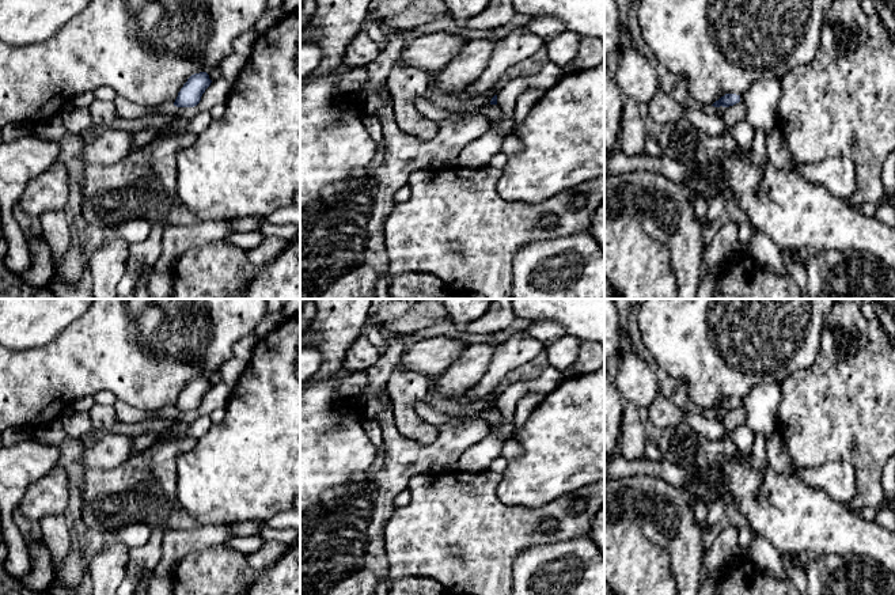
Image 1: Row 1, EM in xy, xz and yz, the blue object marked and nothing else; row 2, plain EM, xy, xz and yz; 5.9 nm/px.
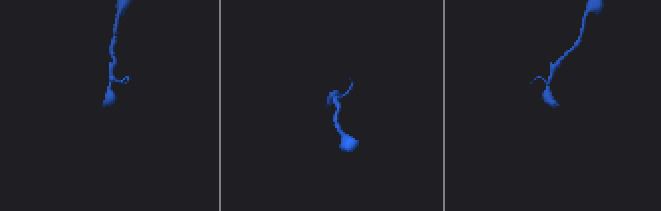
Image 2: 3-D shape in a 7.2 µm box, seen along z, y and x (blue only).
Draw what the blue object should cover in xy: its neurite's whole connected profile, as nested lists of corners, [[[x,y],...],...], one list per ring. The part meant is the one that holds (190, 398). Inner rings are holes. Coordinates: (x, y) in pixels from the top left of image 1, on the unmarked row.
[[[206,376],[191,379],[183,389],[174,406],[177,412],[194,412],[200,408],[202,398],[211,390],[212,384]]]

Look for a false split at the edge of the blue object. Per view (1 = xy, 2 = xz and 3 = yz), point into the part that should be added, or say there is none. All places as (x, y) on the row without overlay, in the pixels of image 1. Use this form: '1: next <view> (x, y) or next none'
1: next none
2: next none
3: next none

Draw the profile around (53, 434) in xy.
[[[60,420],[52,421],[50,424],[41,425],[33,431],[33,437],[43,444],[58,444],[65,439],[67,433]]]

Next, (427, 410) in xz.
[[[418,401],[414,405],[416,414],[422,418],[425,422],[436,428],[439,432],[445,427],[459,427],[473,422],[475,418],[485,420],[489,425],[498,424],[503,418],[497,409],[483,410],[477,413],[474,417],[467,418],[454,418],[444,413],[436,410],[435,403],[425,401]]]

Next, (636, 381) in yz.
[[[621,326],[621,355],[614,383],[622,401],[629,401],[637,408],[648,409],[660,395],[656,372],[633,350],[625,326]]]

